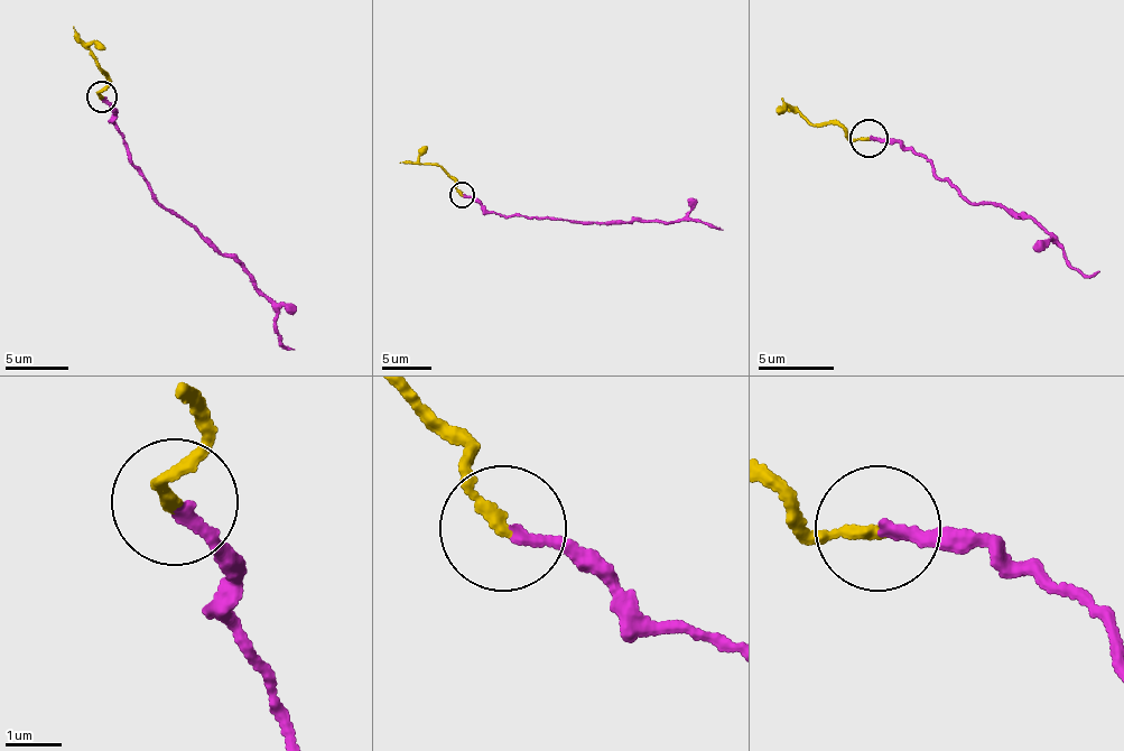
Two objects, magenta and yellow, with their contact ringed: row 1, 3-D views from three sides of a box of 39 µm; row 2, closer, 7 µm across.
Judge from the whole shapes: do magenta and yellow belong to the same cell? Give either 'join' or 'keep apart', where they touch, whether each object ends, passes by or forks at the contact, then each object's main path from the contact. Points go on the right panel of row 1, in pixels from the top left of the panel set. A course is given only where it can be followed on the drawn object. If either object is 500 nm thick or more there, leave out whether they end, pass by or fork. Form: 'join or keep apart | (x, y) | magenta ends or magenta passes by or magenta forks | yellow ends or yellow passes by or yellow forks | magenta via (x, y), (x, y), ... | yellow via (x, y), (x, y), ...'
join | (869, 138) | magenta ends | yellow ends | magenta via (870, 139), (883, 137), (927, 160), (974, 204), (996, 201), (1030, 214), (1069, 263), (1090, 276), (1101, 270) | yellow via (870, 139), (851, 139), (843, 129), (821, 127), (781, 99)

